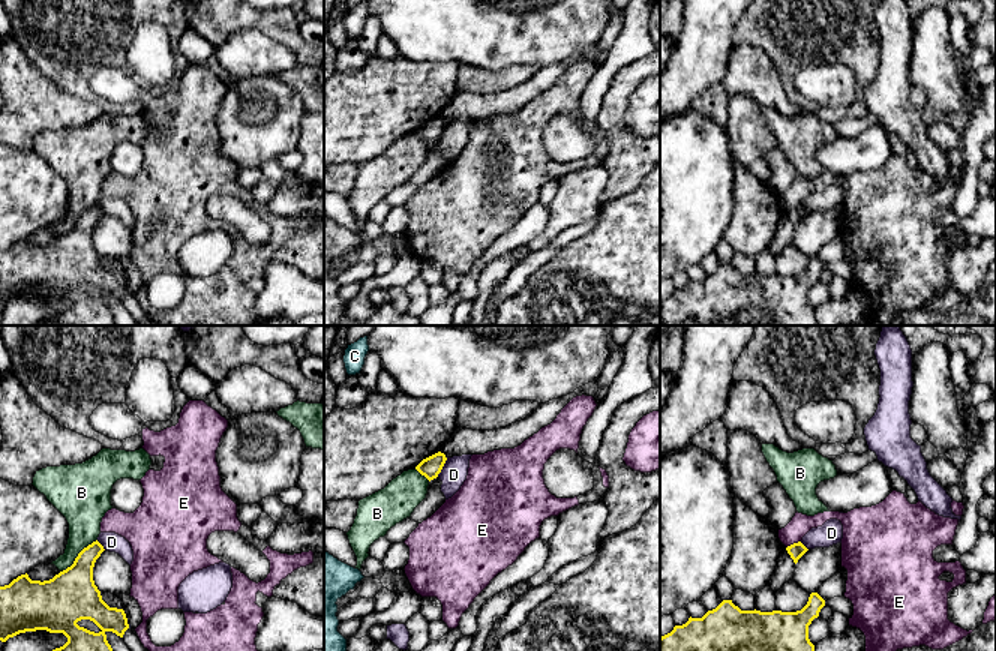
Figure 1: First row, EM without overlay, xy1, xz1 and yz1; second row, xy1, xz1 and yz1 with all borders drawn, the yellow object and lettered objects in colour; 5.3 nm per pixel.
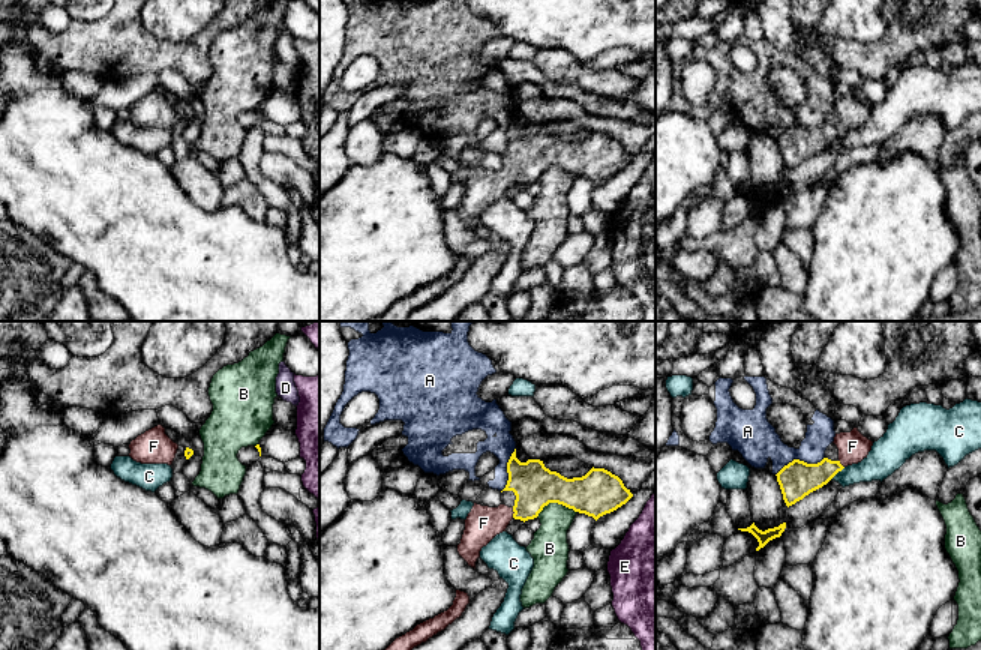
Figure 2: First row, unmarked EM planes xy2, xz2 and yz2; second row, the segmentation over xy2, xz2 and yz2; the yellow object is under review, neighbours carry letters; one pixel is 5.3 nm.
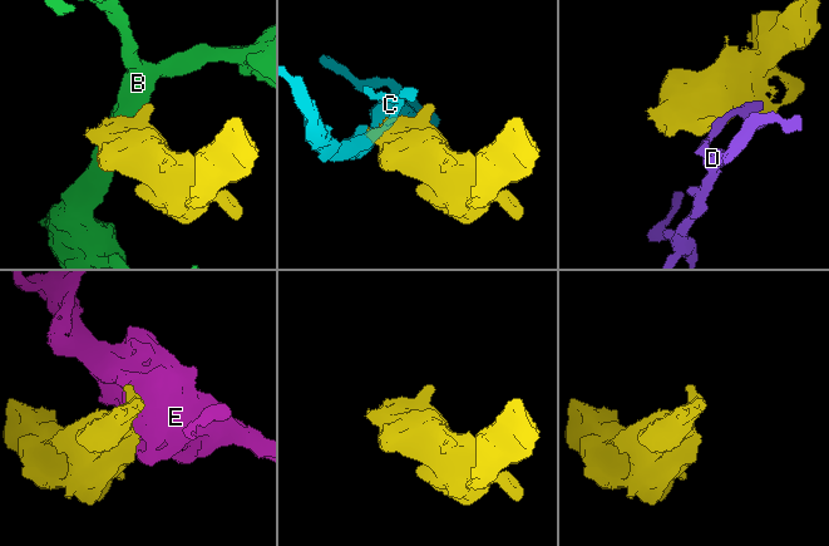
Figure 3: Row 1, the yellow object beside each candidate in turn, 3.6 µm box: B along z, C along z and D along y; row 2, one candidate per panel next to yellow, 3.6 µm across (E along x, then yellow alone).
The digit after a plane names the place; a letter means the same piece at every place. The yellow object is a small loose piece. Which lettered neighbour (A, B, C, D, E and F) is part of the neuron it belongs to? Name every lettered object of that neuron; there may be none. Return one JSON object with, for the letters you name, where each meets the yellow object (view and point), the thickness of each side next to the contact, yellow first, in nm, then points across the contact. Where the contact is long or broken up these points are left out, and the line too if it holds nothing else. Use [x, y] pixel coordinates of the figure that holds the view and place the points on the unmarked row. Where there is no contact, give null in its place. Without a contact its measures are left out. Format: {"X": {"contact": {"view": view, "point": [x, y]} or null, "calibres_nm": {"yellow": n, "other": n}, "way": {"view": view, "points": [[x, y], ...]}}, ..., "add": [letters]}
{"F": {"contact": {"view": "xz2", "point": [513, 174]}, "calibres_nm": {"yellow": 240, "other": 190}, "way": {"view": "xz2", "points": [[534, 149], [533, 156], [513, 174], [483, 186]]}}, "add": ["F"]}

